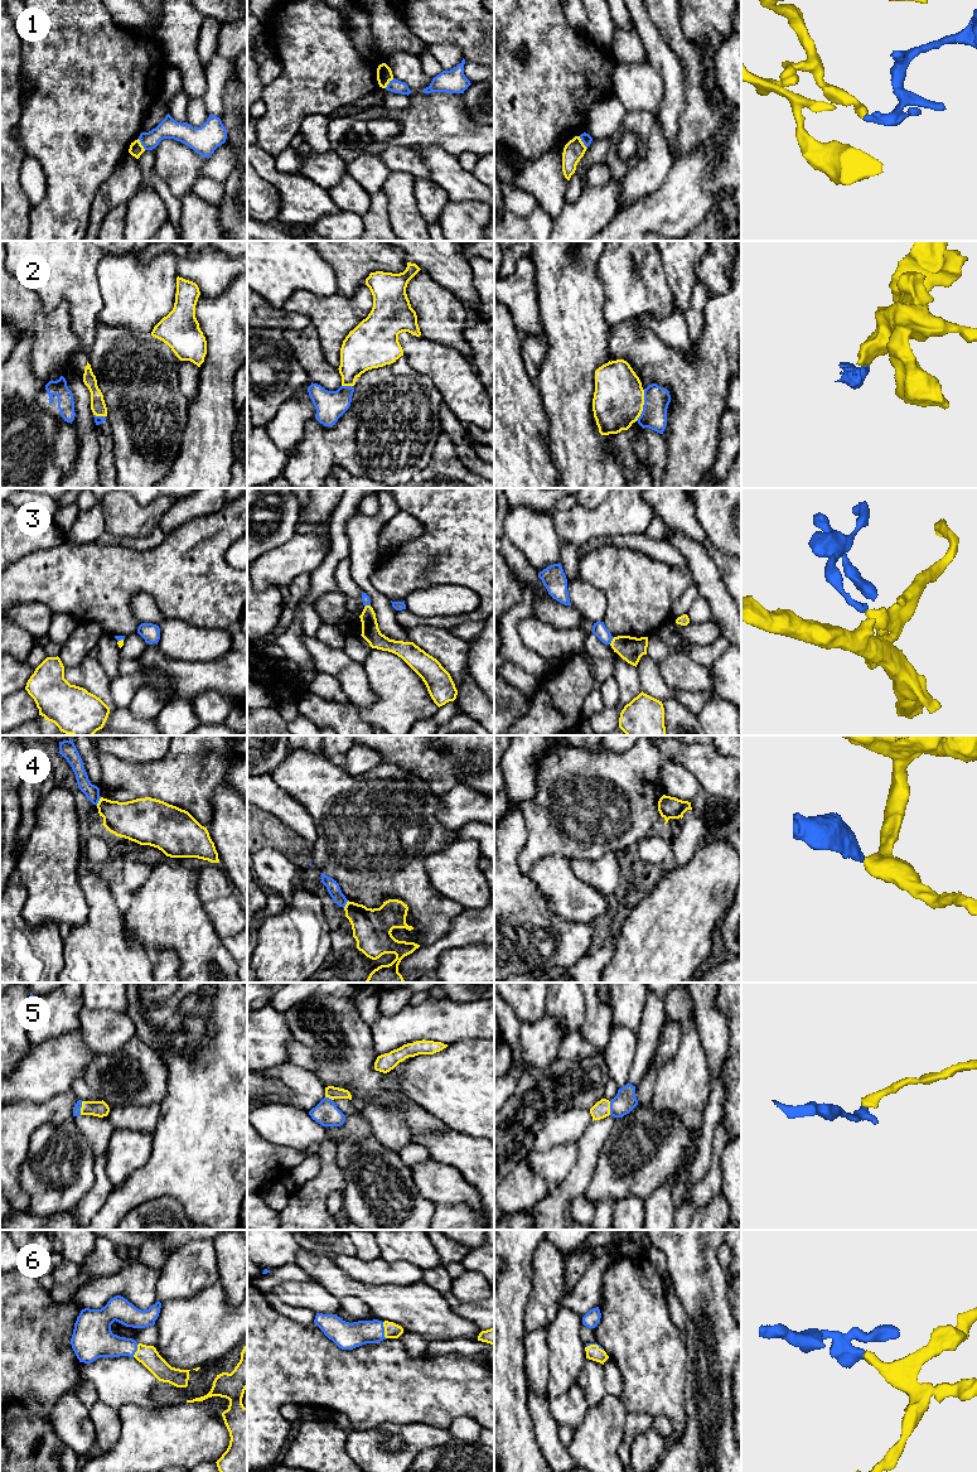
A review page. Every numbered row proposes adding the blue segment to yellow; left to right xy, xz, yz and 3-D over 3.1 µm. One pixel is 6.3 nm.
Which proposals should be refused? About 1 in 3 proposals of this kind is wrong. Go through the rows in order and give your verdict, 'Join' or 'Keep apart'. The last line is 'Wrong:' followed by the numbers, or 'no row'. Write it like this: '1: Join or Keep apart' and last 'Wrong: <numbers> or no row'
1: Keep apart
2: Join
3: Join
4: Keep apart
5: Join
6: Join
Wrong: 1, 4

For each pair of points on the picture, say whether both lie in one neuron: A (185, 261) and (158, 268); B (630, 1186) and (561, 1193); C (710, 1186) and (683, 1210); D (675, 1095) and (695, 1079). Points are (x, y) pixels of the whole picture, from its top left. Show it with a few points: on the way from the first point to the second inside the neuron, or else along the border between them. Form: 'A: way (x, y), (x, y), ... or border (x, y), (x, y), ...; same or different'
A: border (173, 254), (177, 261), (177, 276); different
B: border (596, 1164), (591, 1181), (581, 1192); different
C: way (704, 1192), (690, 1206); same
D: way (680, 1090), (690, 1080); same

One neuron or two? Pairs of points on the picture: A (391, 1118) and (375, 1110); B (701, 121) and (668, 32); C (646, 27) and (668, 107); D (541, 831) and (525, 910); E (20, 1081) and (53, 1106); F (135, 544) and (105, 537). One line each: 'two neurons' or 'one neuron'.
A: one neuron
B: one neuron
C: one neuron
D: two neurons
E: two neurons
F: one neuron

